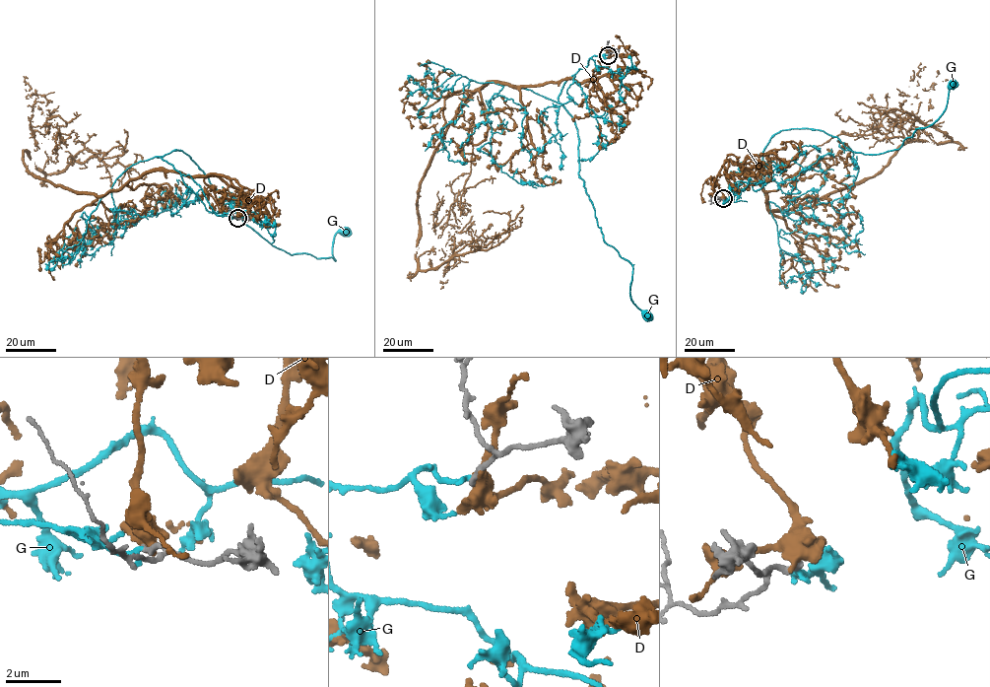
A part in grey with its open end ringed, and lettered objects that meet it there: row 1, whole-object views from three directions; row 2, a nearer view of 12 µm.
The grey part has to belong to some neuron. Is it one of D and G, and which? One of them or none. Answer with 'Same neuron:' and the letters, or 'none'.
Same neuron: none

